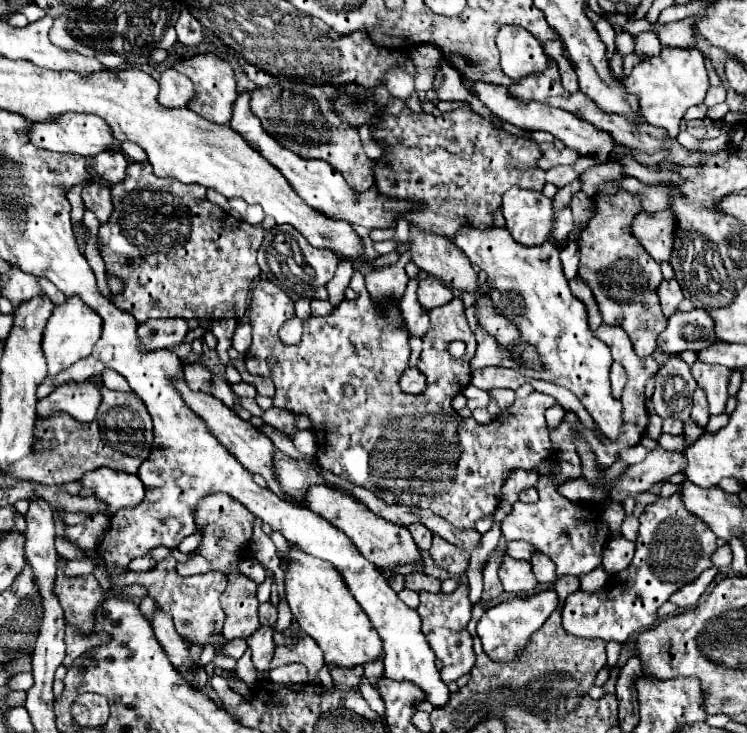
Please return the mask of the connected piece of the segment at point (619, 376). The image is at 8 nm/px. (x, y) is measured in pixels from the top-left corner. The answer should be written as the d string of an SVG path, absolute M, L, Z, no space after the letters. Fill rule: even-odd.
M613 362L610 367L610 382L614 397L620 397L622 389L624 389L624 385L627 382L627 375L624 367L620 367L620 363L618 362Z

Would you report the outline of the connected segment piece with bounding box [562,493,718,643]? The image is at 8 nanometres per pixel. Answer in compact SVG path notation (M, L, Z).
M678 493L658 497L656 509L650 517L640 517L640 531L636 541L636 555L626 571L610 577L606 587L596 593L576 591L568 595L562 621L564 629L582 639L602 639L624 643L632 635L644 633L656 621L656 611L670 599L672 593L698 579L702 571L712 567L712 553L716 551L714 531L696 515L692 515Z

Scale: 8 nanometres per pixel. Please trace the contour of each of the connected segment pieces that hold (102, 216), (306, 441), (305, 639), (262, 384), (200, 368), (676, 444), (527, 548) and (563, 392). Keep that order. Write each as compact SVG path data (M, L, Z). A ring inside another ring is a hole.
M92 183L84 189L82 199L84 199L84 205L98 217L100 223L108 223L108 219L112 217L112 197L108 187Z
M299 430L298 433L294 433L294 435L289 437L294 441L294 445L296 445L298 451L306 455L316 455L318 451L318 443L316 435L313 435L311 430Z
M294 617L292 618L292 624L300 635L300 641L292 649L276 647L276 653L274 653L270 669L286 665L286 663L302 663L302 665L308 667L308 681L318 683L318 671L324 665L324 655L322 655L320 647L316 647L316 643L308 635L304 635L304 631L300 629Z
M234 359L232 363L234 363L234 367L240 371L240 375L242 375L242 381L246 381L246 383L254 385L254 387L256 387L256 391L258 391L258 395L274 397L274 381L272 381L270 377L250 375L250 373L246 371L246 367L244 367L244 361L242 361L242 359Z
M186 363L184 365L184 379L192 391L204 391L210 393L212 385L212 371L200 363Z
M662 433L662 437L658 439L658 445L668 449L668 451L672 451L672 449L684 451L688 447L685 443L684 435L666 435L666 433Z
M510 541L510 543L506 545L506 553L508 553L510 557L514 557L514 559L530 561L530 559L538 553L538 549L532 547L532 545L528 545L526 541Z
M528 379L526 382L531 382L536 391L553 396L566 411L574 412L585 427L595 428L596 424L590 414L568 389L544 380Z

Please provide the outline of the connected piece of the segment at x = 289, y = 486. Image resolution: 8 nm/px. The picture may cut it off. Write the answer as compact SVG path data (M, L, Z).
M276 451L276 475L280 481L280 487L284 493L302 499L312 483L324 483L322 477L318 477L316 467L312 467L308 461L296 461L284 455L282 451Z

